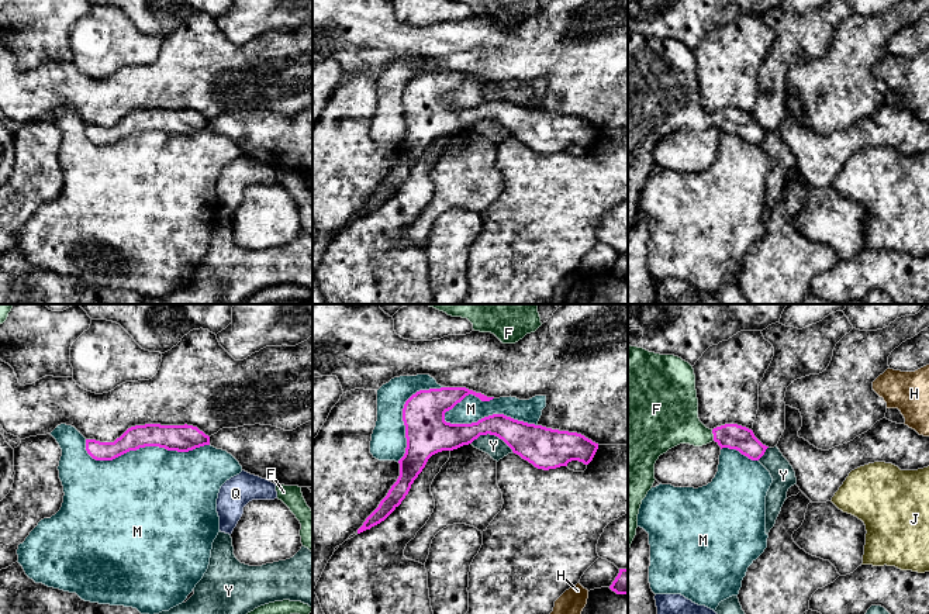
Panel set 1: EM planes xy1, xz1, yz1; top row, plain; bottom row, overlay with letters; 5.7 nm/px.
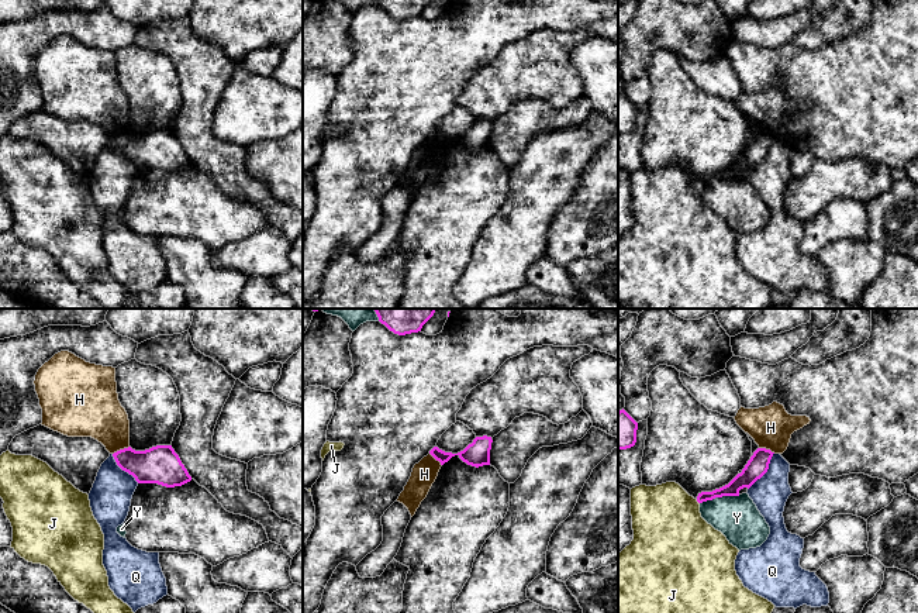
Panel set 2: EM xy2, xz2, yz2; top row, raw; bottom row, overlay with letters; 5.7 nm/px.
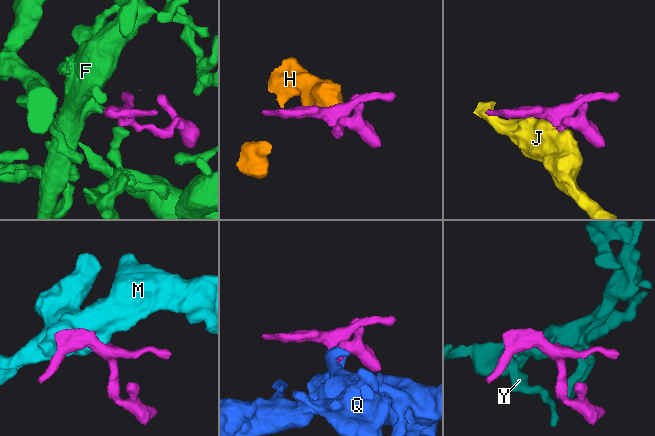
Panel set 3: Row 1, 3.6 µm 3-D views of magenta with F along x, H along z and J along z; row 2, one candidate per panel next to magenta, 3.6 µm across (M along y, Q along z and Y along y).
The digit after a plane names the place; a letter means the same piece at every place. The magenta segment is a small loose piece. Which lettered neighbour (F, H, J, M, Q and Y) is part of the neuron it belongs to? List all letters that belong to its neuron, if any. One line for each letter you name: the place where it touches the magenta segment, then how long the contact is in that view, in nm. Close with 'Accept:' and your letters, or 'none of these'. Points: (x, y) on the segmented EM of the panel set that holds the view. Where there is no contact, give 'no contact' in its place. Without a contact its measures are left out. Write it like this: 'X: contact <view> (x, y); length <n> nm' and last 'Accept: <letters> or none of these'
F: contact yz1 (714, 435); length 70 nm
Accept: F

